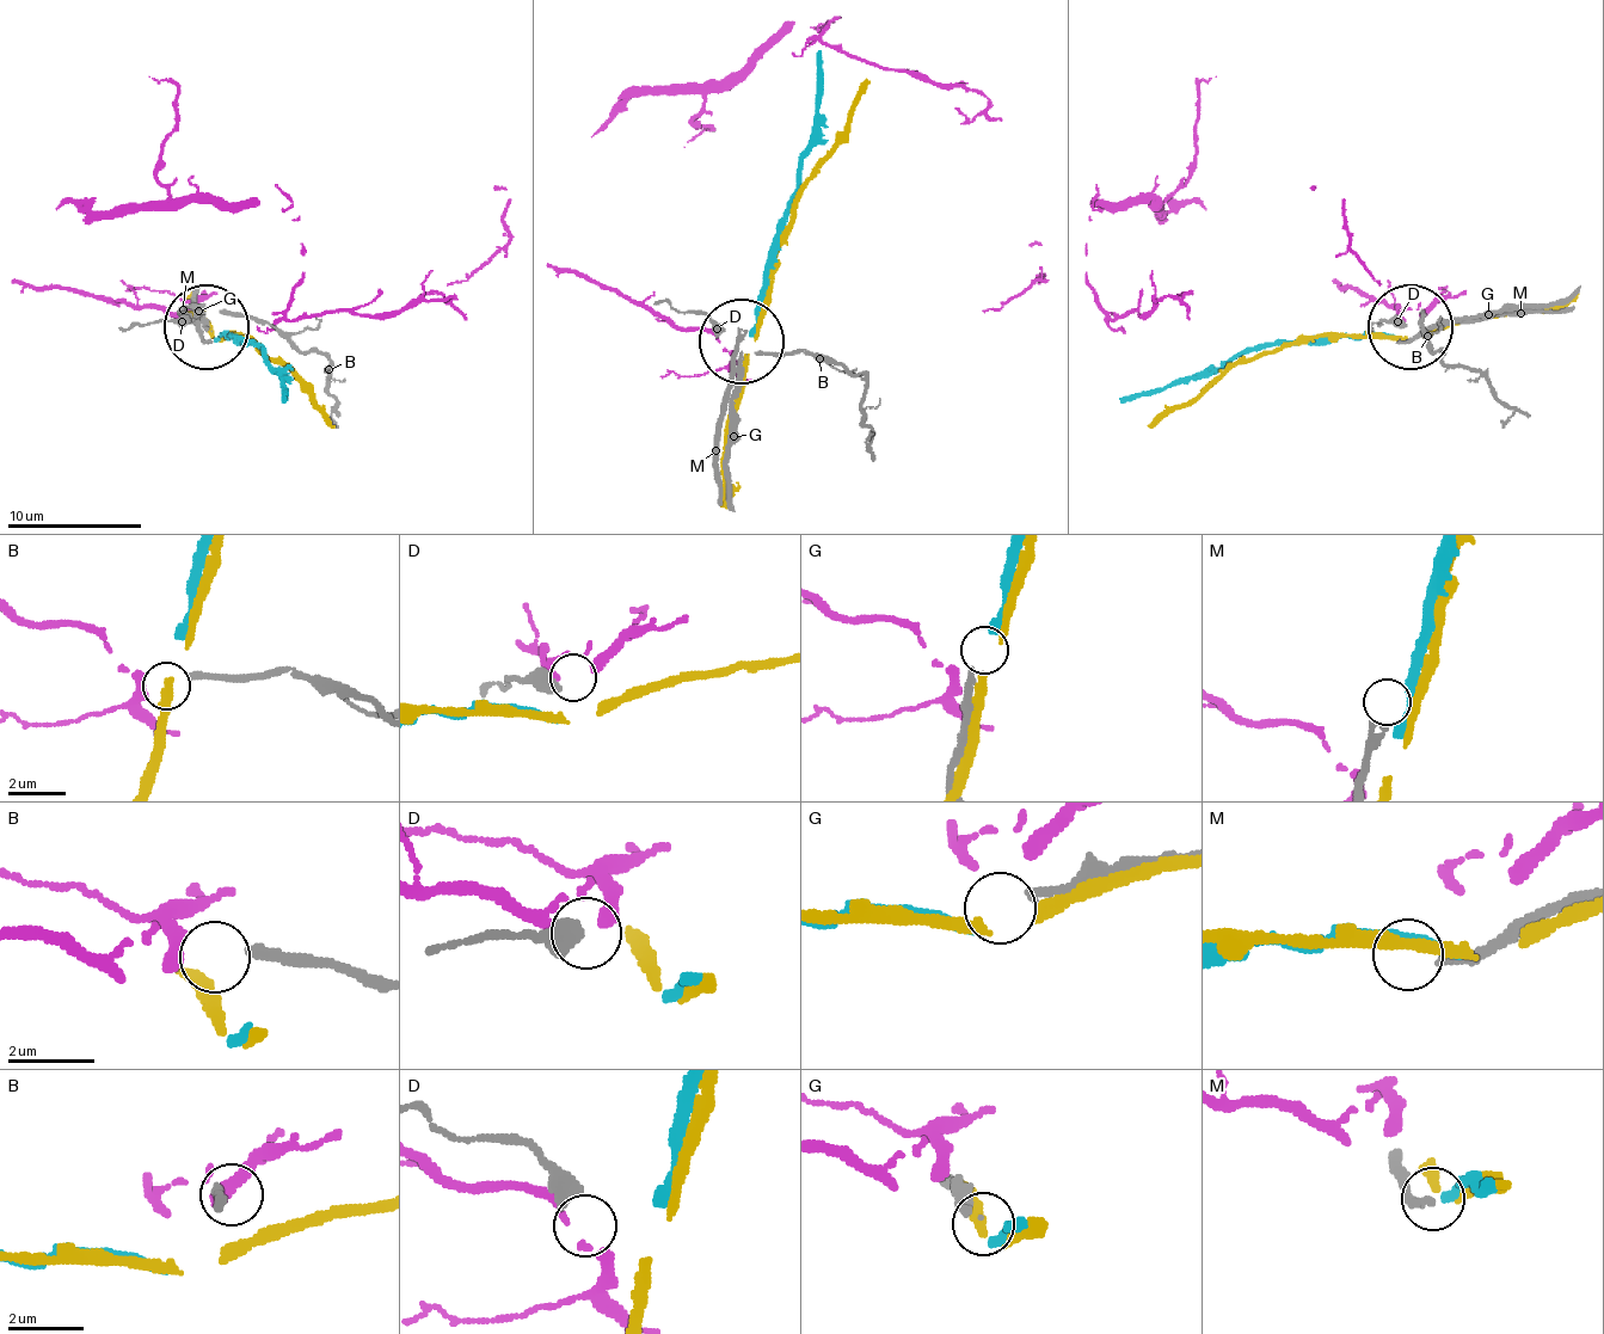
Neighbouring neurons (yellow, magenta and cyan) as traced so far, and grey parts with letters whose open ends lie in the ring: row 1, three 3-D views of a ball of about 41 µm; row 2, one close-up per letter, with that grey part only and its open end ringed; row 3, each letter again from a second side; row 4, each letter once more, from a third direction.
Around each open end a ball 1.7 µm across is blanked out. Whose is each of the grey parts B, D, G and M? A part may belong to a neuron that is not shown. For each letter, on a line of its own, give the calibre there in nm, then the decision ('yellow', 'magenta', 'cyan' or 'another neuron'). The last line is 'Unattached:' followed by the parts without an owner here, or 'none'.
B: calibre 240 nm; magenta
D: calibre 550 nm; another neuron
G: calibre 200 nm; cyan
M: calibre 260 nm; another neuron
Unattached: D, M

